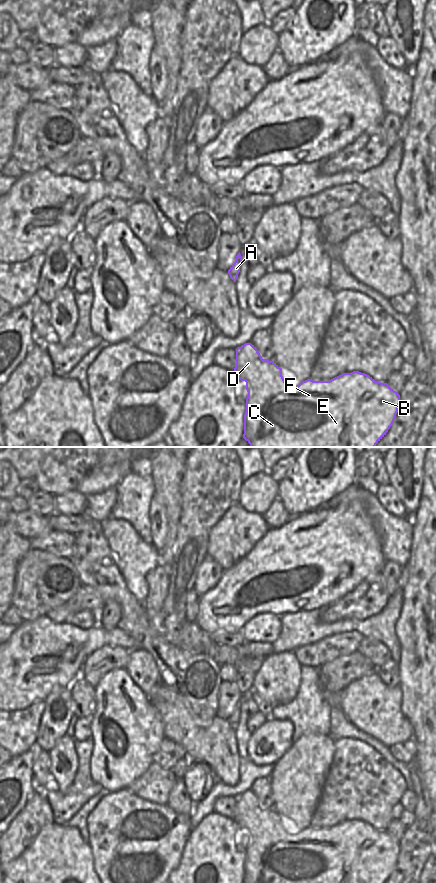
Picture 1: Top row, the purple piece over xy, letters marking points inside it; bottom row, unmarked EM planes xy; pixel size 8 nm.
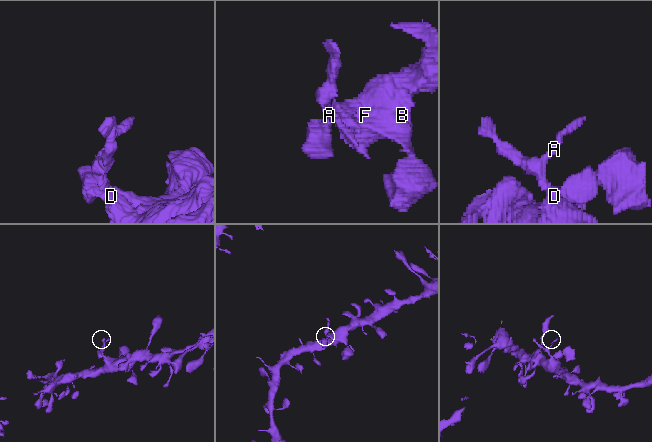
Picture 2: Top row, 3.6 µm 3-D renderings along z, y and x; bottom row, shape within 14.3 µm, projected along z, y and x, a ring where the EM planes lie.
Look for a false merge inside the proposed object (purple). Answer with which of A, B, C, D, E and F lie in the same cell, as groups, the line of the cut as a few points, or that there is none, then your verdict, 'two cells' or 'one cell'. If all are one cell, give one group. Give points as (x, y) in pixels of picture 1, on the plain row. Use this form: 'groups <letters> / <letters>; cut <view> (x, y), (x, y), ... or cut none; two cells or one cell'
groups A / B C D E F; cut xy (237, 796), (239, 801), (236, 803); two cells

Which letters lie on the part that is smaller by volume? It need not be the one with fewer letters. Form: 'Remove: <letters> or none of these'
Remove: A

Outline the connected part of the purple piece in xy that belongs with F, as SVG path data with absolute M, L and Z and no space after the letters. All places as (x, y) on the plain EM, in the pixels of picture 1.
M245 791L237 797L240 798L240 802L236 803L236 814L234 820L241 829L246 830L246 838L248 840L246 846L246 860L244 862L243 883L386 883L396 866L398 854L400 852L400 843L391 837L387 831L375 829L365 821L359 819L343 821L329 829L313 829L307 827L302 829L297 835L291 835L286 832L282 824L282 817L273 809L263 807L254 793L251 791Z

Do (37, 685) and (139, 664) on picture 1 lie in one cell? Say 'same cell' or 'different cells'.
different cells

